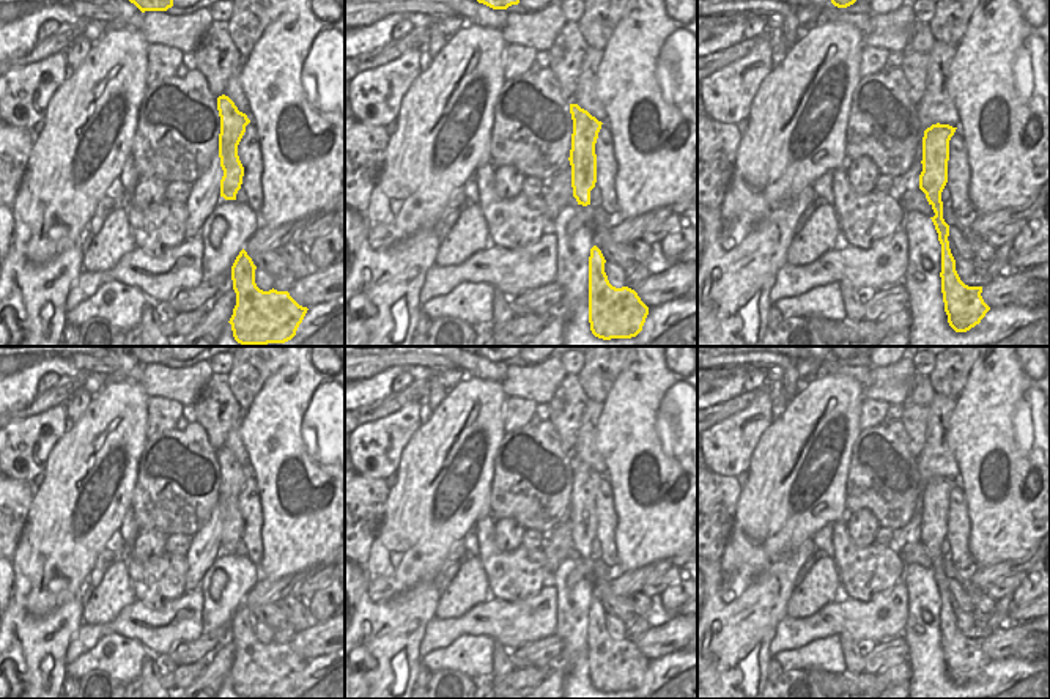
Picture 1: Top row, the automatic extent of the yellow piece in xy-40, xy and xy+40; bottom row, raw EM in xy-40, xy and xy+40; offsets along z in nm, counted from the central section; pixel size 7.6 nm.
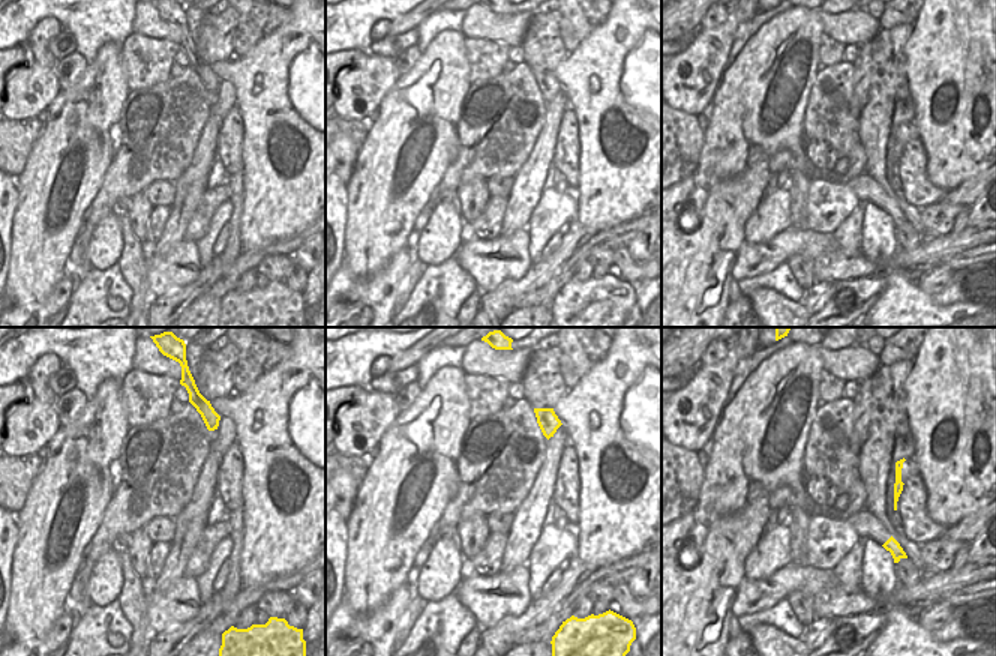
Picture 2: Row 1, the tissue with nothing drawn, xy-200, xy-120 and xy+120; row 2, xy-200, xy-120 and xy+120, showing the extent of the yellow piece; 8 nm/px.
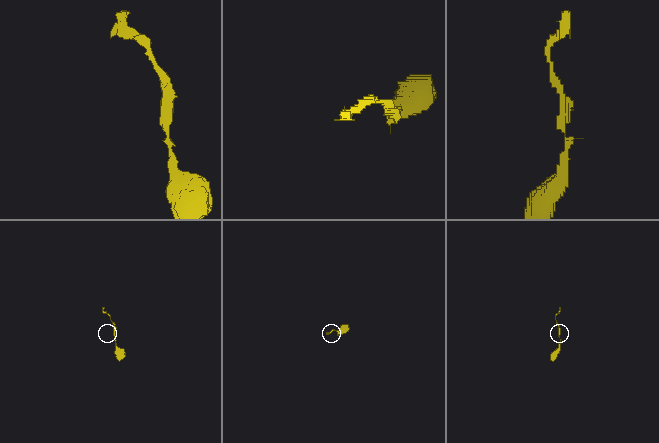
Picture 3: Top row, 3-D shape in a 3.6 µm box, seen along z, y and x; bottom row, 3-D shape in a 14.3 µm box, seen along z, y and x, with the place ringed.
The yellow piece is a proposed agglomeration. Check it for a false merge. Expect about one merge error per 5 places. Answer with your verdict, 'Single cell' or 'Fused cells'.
Single cell

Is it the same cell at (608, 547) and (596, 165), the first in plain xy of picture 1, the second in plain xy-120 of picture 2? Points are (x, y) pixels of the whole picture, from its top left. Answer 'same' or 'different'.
different

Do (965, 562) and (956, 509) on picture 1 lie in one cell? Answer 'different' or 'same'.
same

